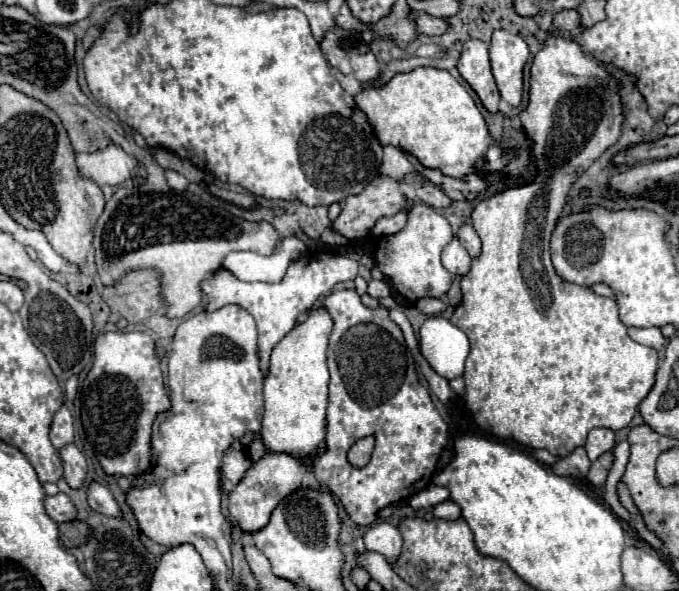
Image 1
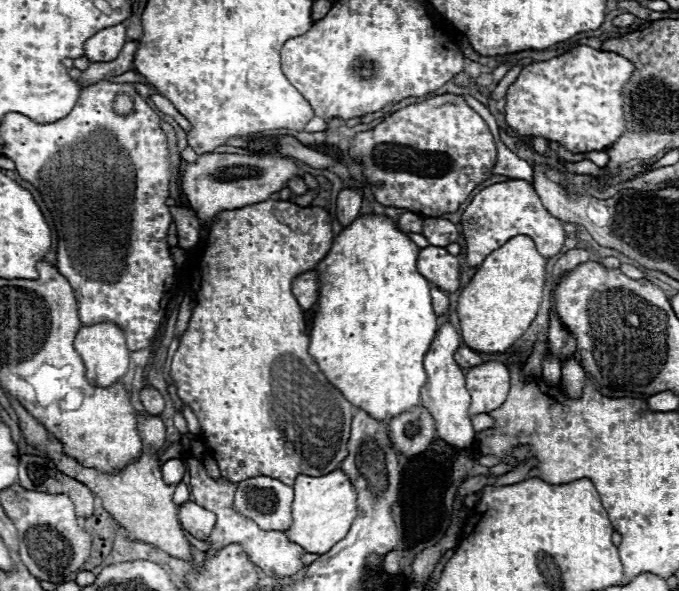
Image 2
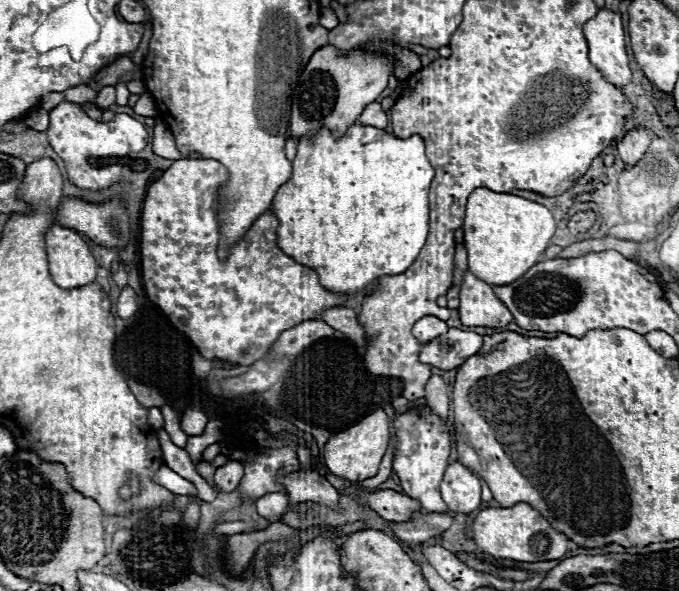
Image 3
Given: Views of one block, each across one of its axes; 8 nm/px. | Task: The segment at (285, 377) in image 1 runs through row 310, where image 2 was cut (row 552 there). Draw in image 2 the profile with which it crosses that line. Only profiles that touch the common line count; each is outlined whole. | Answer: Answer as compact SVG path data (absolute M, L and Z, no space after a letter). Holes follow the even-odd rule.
M334 470L326 476L300 474L294 484L292 526L284 530L288 540L302 546L310 554L330 552L338 544L356 518L356 490L342 470Z

